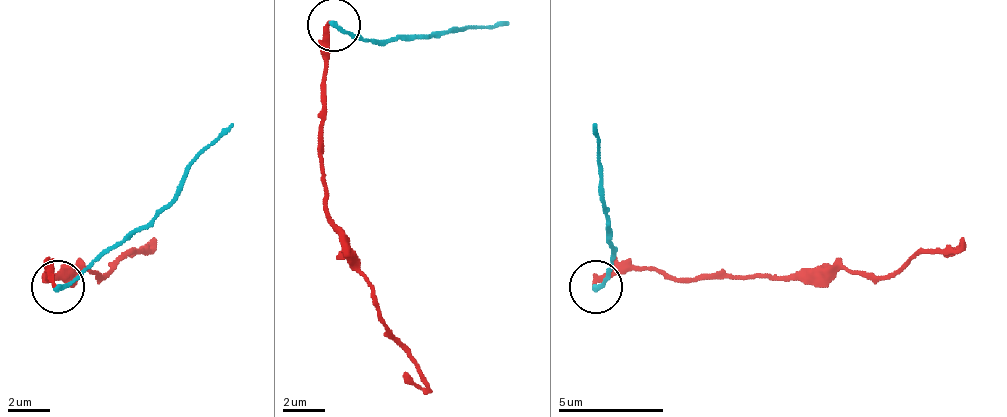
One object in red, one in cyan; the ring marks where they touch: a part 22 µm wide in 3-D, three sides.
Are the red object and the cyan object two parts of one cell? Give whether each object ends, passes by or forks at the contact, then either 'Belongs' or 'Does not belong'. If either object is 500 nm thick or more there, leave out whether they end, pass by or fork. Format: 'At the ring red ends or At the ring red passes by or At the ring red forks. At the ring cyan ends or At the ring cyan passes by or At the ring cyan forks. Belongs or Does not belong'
At the ring red ends. At the ring cyan ends. Does not belong

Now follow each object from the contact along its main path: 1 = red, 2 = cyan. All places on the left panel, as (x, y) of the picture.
1: (54, 288), (49, 267), (49, 277), (70, 277), (86, 267), (101, 277), (154, 235)
2: (59, 288), (122, 246), (233, 124)

